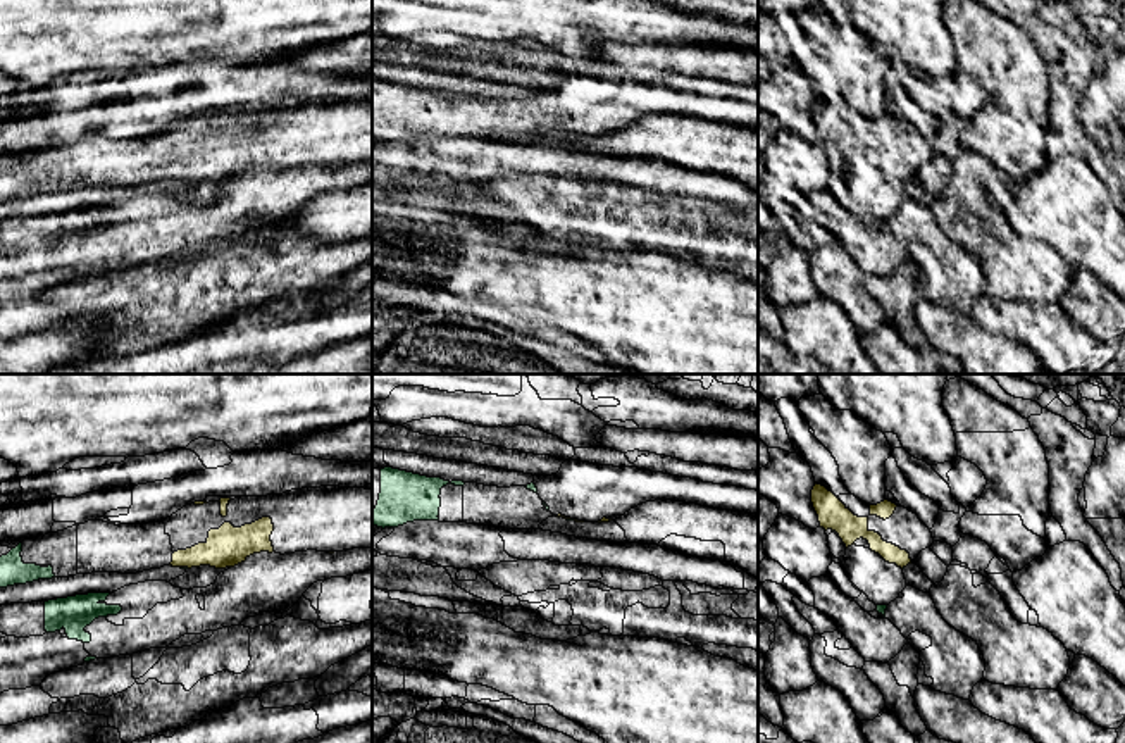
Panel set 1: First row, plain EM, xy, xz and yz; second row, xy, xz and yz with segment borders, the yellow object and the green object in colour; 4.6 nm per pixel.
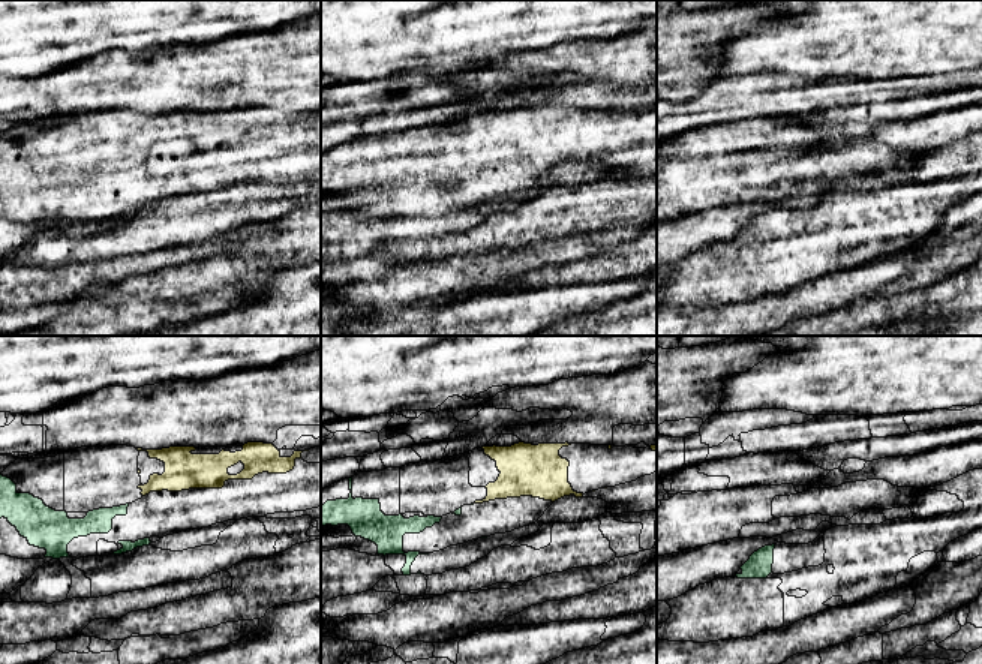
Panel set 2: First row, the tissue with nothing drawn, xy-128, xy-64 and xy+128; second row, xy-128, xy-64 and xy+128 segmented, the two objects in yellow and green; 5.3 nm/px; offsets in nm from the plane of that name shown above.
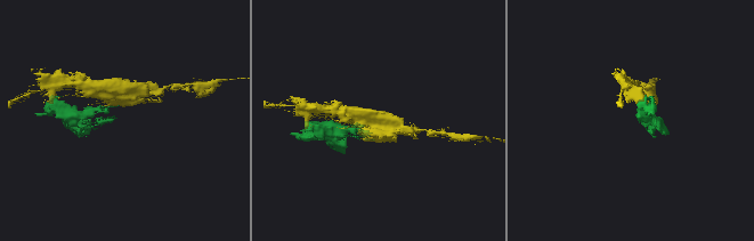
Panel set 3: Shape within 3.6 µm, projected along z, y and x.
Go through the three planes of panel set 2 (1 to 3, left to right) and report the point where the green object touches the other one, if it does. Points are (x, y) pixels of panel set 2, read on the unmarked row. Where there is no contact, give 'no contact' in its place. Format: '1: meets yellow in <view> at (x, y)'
1: no contact
2: no contact
3: no contact

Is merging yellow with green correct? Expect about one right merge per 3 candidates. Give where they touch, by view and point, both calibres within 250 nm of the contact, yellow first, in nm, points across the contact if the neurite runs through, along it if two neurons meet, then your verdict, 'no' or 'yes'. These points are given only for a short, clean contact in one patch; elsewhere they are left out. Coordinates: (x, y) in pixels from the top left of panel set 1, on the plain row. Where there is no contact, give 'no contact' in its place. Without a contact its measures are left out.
xy (185, 180) | 190/20 nm | no

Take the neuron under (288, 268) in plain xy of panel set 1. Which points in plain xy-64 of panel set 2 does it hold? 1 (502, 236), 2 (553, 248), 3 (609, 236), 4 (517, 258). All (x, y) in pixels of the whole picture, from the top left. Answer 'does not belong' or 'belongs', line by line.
1: does not belong
2: belongs
3: belongs
4: belongs

